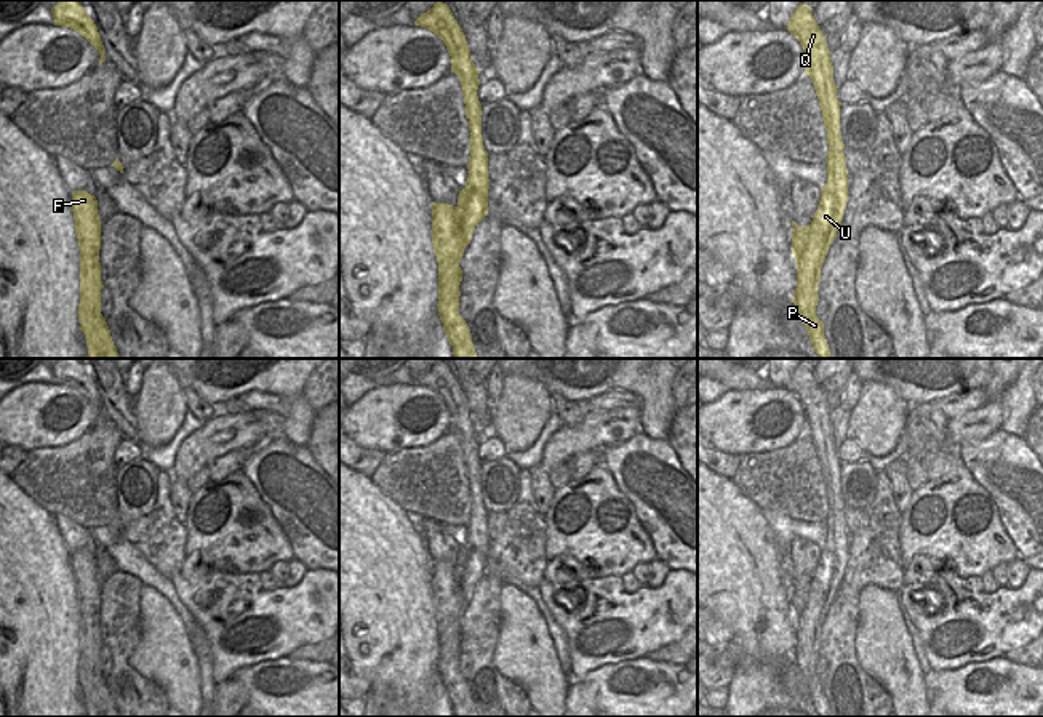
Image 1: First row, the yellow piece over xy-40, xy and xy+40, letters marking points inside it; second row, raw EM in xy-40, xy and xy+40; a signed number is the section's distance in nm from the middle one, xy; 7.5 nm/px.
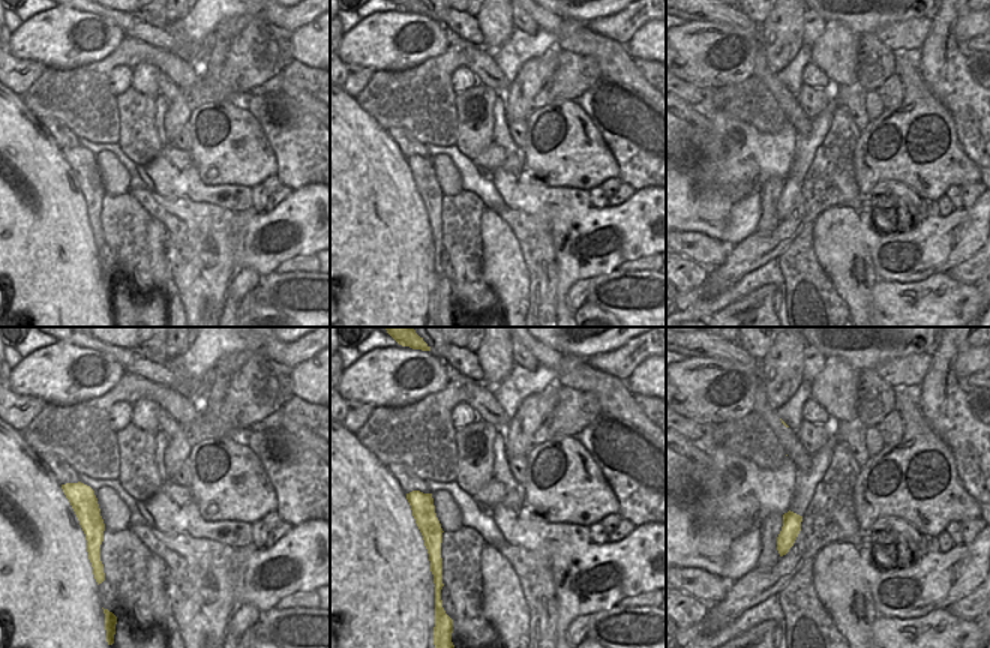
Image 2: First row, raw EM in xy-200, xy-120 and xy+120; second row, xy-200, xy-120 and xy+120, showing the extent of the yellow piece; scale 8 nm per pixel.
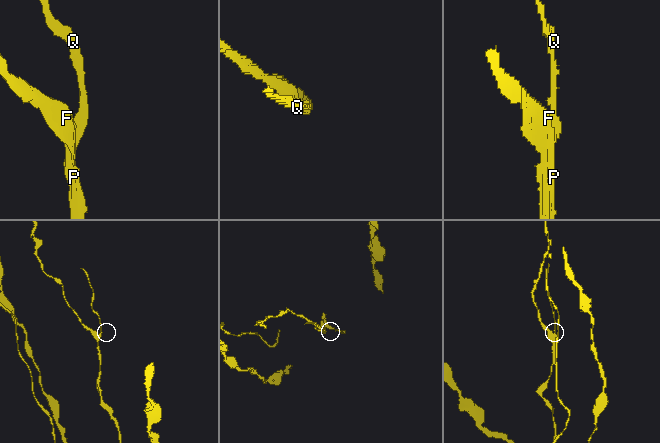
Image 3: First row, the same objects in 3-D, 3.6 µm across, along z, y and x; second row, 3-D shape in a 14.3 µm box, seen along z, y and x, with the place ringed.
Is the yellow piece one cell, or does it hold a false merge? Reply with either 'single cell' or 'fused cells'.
fused cells

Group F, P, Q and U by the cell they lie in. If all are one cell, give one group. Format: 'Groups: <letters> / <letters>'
Groups: F / P Q U

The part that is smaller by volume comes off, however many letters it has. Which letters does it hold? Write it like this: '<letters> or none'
P, Q, U

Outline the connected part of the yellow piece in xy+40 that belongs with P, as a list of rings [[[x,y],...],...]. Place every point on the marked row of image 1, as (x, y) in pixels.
[[[798,5],[792,14],[787,30],[793,34],[808,61],[805,74],[811,78],[819,106],[822,122],[827,131],[827,182],[821,189],[821,202],[809,224],[808,246],[798,262],[797,288],[792,302],[797,306],[803,323],[808,330],[811,346],[819,358],[832,358],[827,339],[824,336],[824,323],[816,315],[819,301],[817,285],[821,282],[822,262],[833,243],[848,202],[848,171],[845,144],[840,131],[840,106],[837,99],[837,85],[833,82],[833,66],[827,40],[819,29],[811,6]]]

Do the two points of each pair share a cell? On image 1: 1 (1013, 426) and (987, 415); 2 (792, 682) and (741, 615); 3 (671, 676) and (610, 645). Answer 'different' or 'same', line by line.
1: different
2: different
3: different

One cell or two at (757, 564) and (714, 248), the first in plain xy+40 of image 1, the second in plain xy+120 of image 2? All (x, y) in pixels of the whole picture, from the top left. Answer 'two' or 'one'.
two

